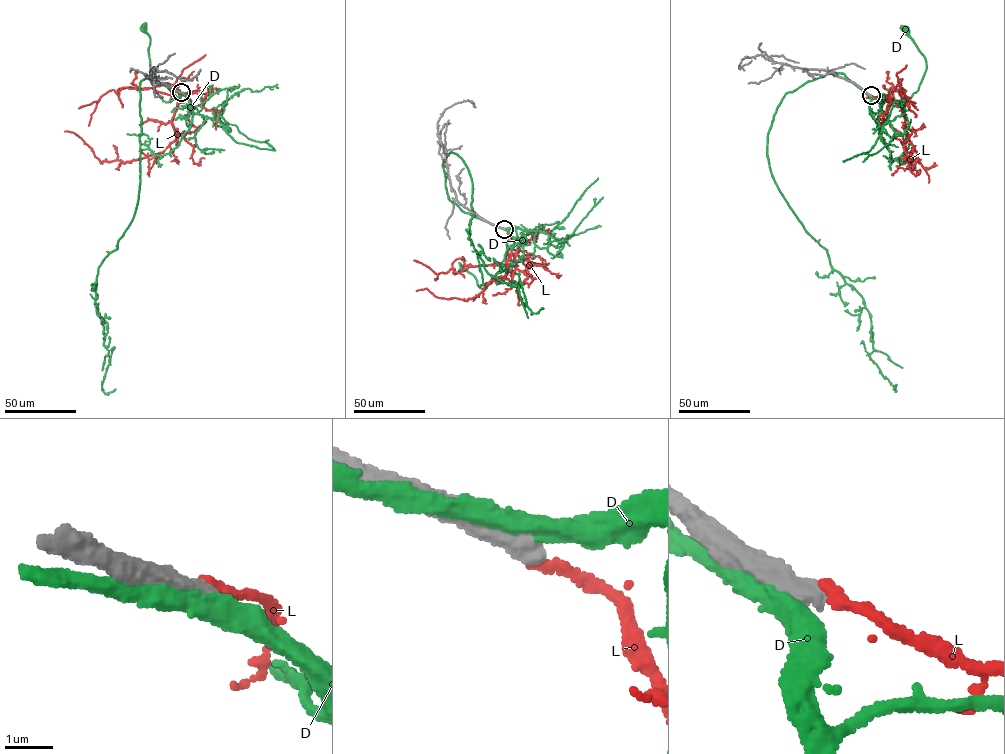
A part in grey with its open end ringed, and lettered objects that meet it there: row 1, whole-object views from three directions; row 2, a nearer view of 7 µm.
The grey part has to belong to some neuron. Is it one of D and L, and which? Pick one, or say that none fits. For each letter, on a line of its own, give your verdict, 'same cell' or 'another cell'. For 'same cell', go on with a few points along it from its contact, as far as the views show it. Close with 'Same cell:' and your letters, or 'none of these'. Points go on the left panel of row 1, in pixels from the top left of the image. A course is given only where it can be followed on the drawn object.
D: another cell
L: another cell
Same cell: none of these

